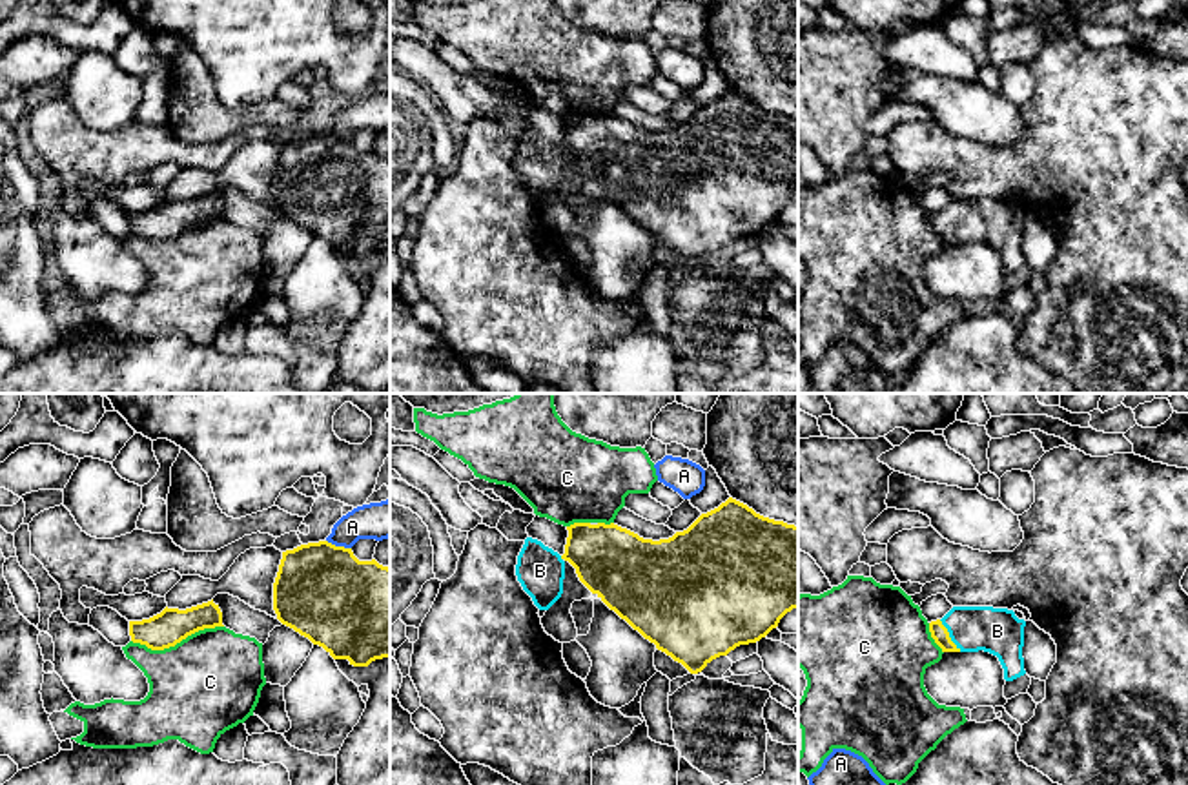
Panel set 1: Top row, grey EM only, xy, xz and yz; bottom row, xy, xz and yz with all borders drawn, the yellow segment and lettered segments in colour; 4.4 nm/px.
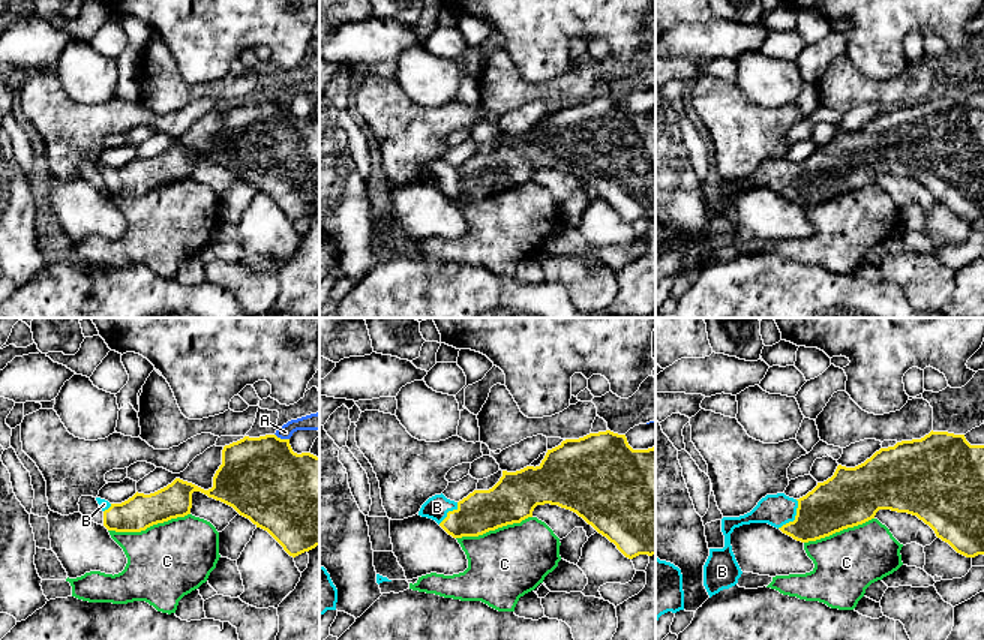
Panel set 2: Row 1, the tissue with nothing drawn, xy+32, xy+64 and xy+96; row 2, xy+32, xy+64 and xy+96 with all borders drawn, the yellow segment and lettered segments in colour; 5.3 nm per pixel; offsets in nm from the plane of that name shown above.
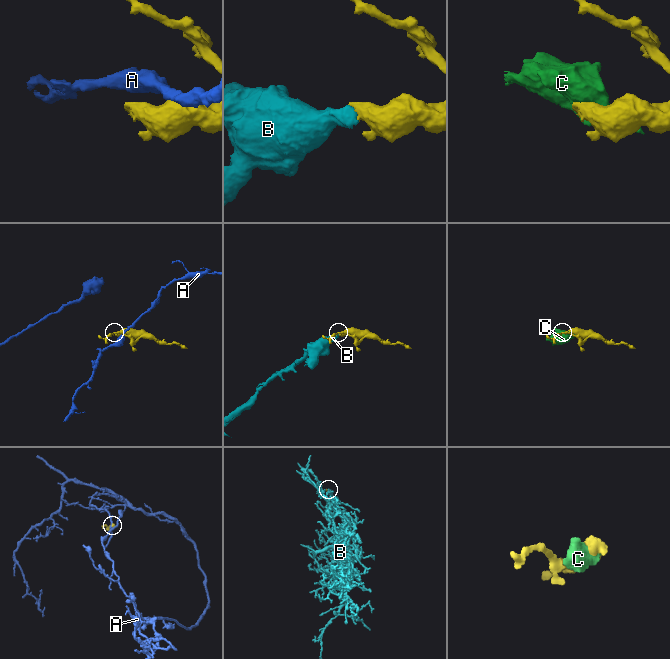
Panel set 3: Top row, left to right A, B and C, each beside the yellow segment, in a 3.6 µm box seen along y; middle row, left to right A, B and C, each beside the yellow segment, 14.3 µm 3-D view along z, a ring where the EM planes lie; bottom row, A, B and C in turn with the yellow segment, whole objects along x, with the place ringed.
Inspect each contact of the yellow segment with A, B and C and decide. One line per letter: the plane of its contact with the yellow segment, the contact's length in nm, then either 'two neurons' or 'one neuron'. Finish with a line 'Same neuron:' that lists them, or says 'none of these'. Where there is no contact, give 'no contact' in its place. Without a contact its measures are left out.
A: xy | 120 nm | two neurons
B: yz | 170 nm | one neuron
C: xy | 420 nm | two neurons
Same neuron: B

